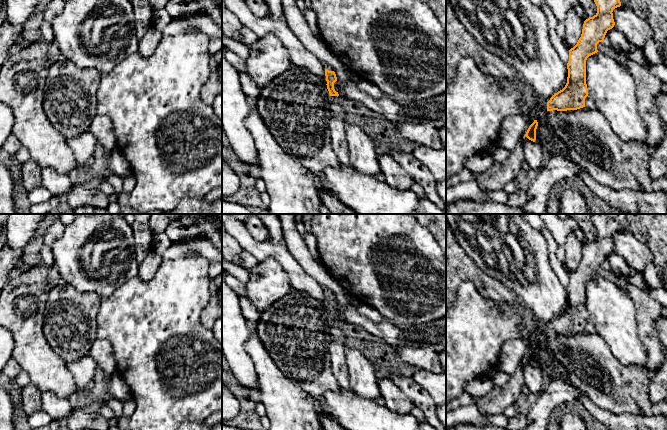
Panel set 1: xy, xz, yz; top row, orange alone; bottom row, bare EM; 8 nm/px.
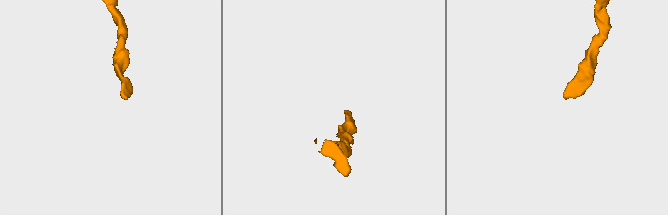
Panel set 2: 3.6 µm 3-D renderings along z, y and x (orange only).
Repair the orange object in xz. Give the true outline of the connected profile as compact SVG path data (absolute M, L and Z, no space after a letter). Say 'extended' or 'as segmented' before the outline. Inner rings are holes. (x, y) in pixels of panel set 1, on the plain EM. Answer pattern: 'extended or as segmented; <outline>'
extended; M323 288L325 293L325 300L327 305L327 313L329 315L330 320L339 320L338 316L334 313L334 307L337 305L337 301L335 296L333 295L332 291L328 290L327 288Z

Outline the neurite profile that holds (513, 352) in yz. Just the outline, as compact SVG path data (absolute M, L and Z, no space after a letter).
M519 338L506 341L500 350L497 364L498 371L513 375L526 358L529 351L528 342Z

